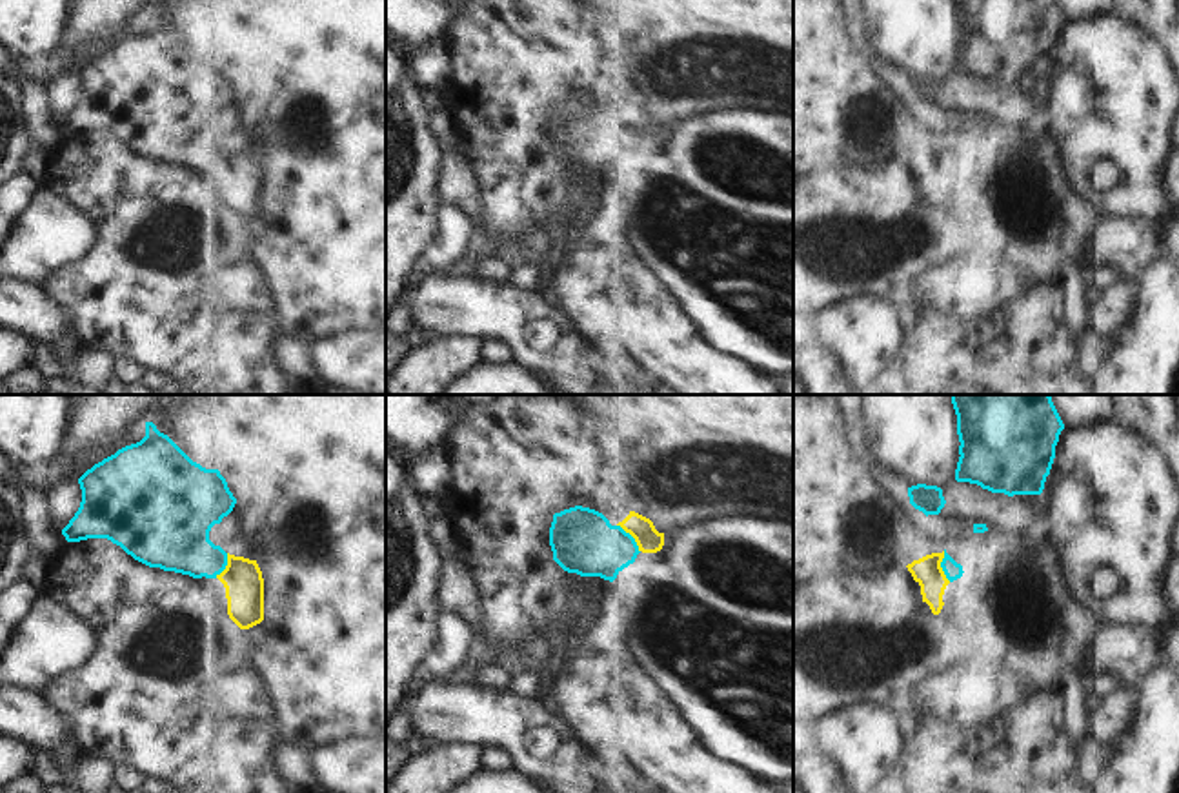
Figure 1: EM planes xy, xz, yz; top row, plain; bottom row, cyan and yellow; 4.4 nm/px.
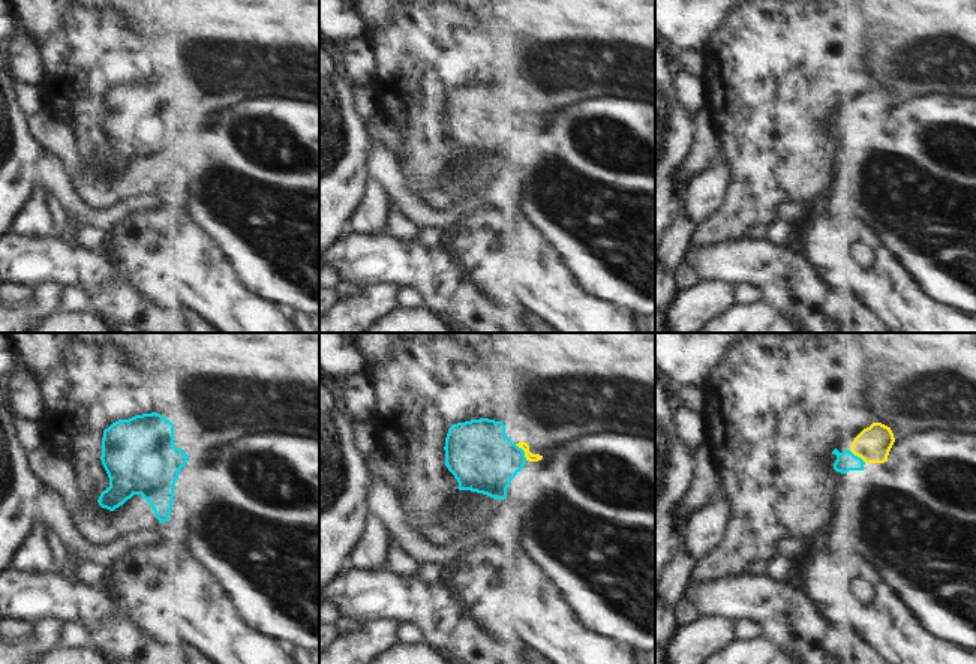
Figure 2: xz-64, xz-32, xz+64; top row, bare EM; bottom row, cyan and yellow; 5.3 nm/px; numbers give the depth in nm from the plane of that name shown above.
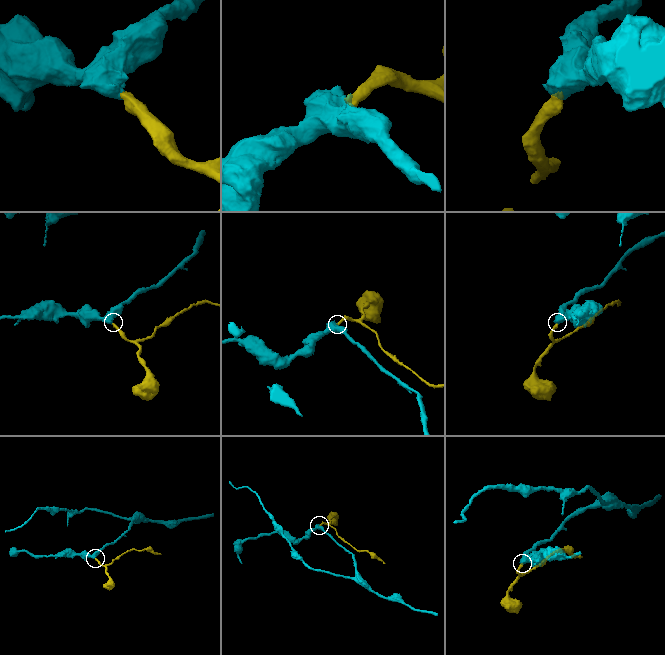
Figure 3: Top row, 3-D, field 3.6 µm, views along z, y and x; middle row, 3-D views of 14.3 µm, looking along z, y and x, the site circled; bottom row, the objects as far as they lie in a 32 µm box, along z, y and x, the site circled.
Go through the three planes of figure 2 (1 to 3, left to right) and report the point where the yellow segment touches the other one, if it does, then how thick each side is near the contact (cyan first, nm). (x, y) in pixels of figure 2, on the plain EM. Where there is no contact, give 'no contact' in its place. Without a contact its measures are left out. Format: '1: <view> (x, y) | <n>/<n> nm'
1: no contact
2: xz-32 (523, 116) | 360/50 nm
3: xz+64 (856, 120) | 110/190 nm

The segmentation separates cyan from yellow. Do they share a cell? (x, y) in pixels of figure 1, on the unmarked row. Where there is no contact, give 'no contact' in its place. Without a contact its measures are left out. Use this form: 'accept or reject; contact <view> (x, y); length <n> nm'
accept; contact xz (632, 130); length 160 nm

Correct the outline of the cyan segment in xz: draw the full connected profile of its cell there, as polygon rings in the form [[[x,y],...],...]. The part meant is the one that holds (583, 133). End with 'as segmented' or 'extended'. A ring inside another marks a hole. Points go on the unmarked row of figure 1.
[[[575,98],[553,107],[549,138],[564,164],[613,175],[640,144],[660,144],[664,125],[635,104],[611,118],[602,105]]] | extended

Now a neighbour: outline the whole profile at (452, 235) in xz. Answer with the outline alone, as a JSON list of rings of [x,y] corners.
[[[440,206],[435,231],[420,255],[420,267],[435,275],[449,275],[468,251],[473,227],[464,213],[451,206]]]

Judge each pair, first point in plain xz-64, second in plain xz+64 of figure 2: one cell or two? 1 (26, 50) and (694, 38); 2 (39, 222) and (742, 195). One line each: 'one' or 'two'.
1: two
2: two

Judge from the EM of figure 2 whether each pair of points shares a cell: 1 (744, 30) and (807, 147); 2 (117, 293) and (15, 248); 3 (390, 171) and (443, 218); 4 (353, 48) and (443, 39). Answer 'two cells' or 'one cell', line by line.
1: one cell
2: one cell
3: one cell
4: two cells

